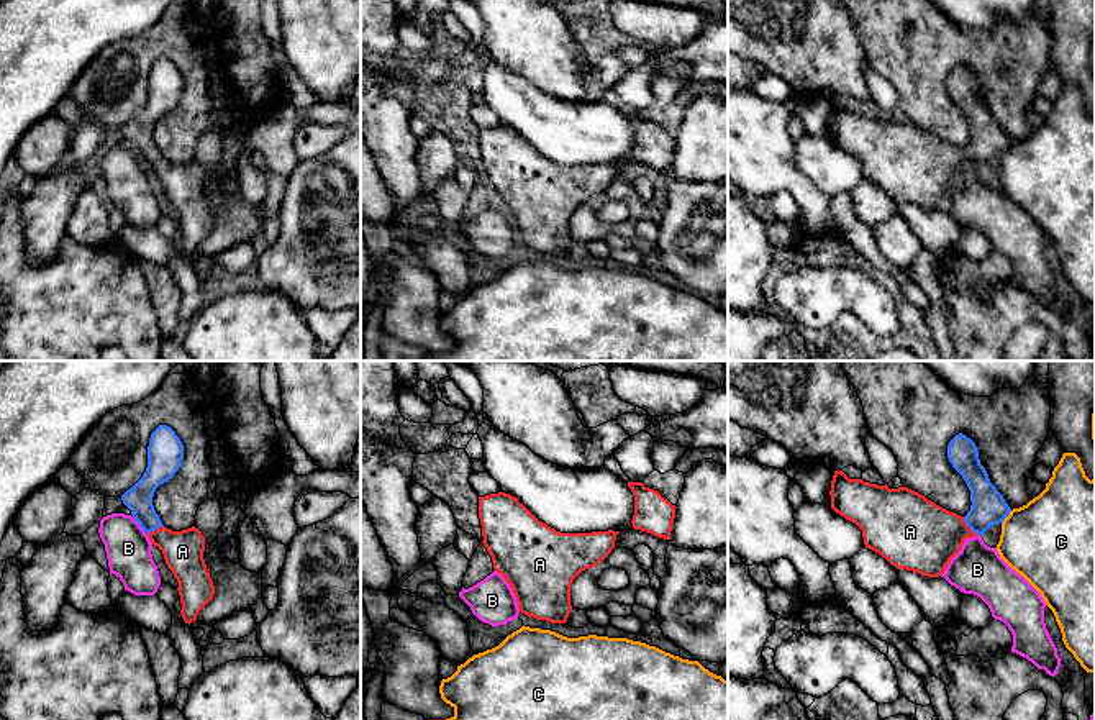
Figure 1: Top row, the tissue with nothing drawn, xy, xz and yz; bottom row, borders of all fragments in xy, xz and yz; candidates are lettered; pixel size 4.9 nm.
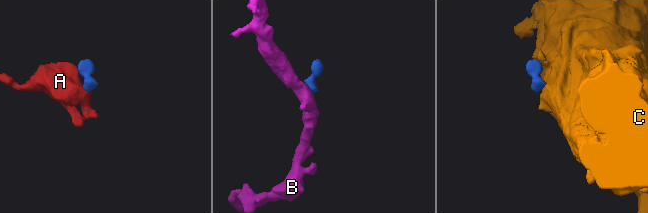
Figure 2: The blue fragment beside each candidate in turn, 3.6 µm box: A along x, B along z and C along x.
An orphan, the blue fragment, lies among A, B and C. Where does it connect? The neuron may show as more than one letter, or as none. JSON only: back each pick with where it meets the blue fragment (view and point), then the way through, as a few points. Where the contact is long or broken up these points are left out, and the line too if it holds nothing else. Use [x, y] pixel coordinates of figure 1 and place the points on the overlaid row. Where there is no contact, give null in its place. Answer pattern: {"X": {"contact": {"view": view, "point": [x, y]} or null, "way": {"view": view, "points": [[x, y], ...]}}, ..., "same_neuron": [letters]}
{"A": {"contact": {"view": "yz", "point": [969, 527]}, "way": {"view": "yz", "points": [[989, 507], [969, 527], [922, 537]]}}, "same_neuron": ["A"]}

